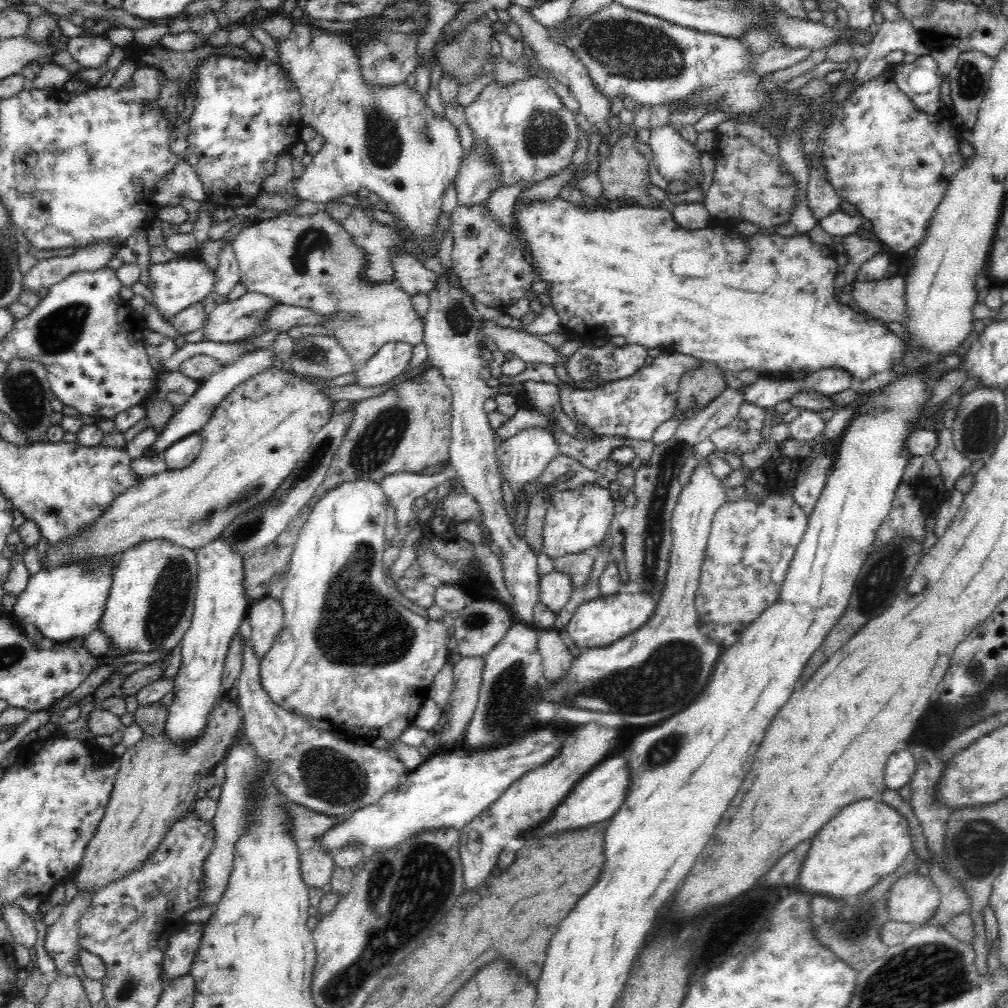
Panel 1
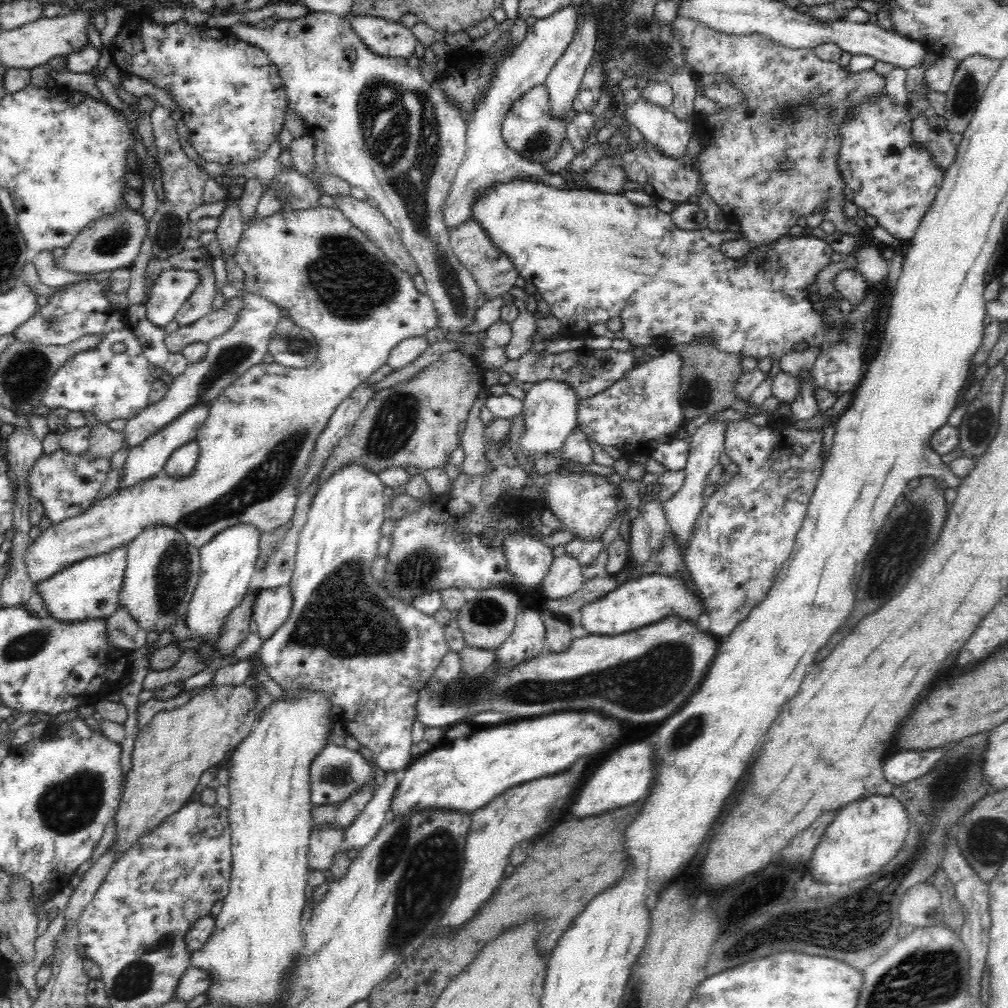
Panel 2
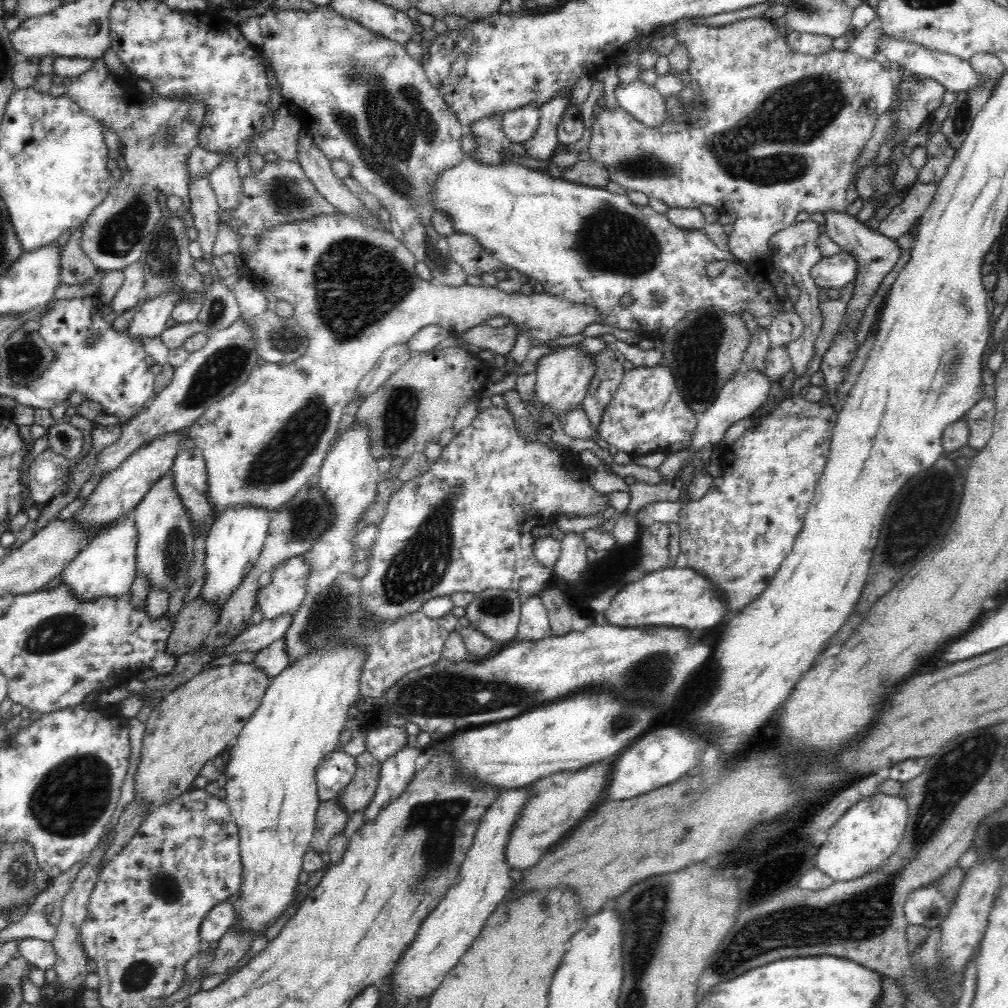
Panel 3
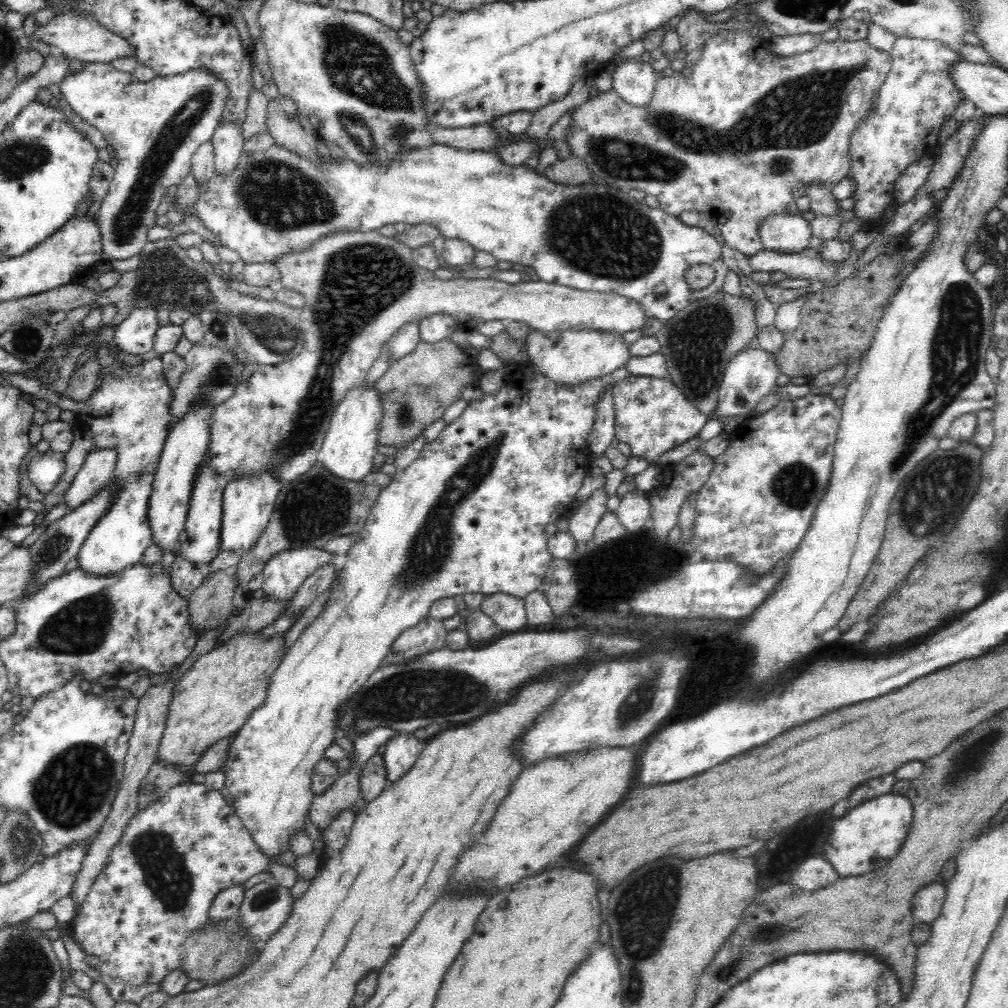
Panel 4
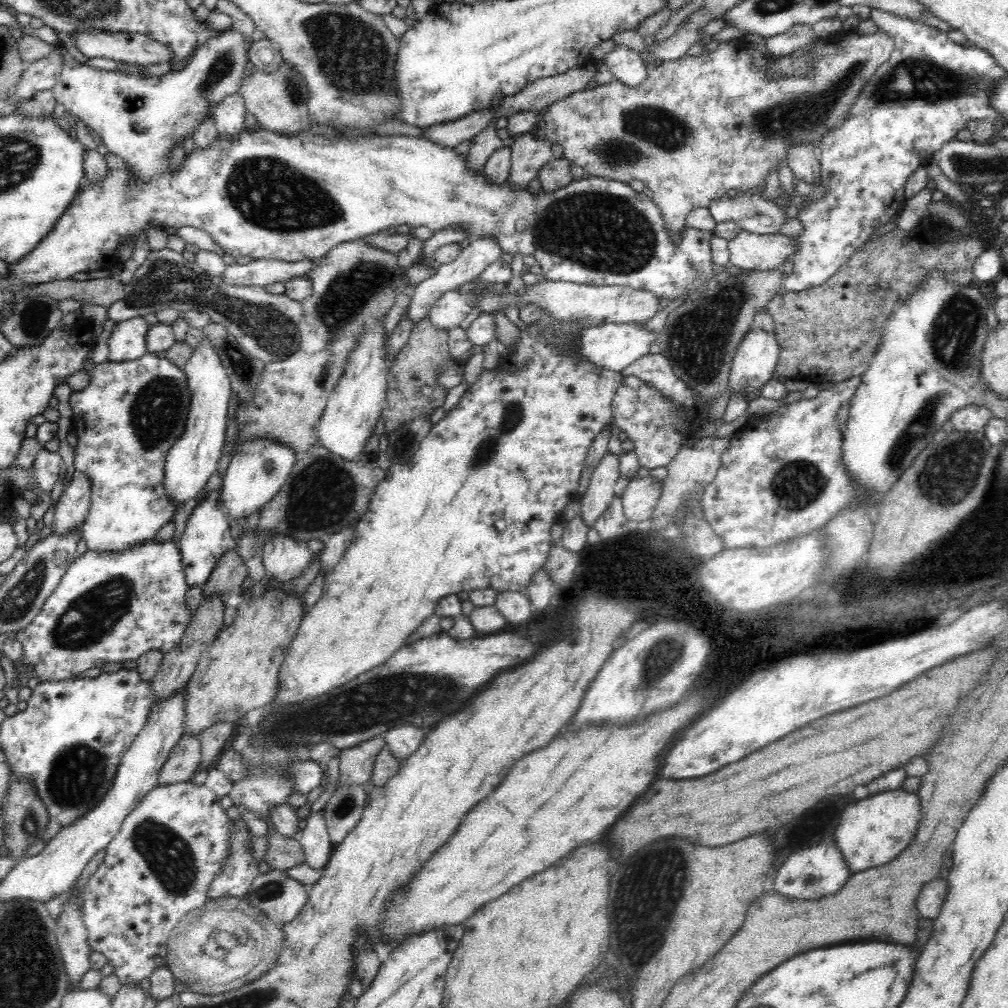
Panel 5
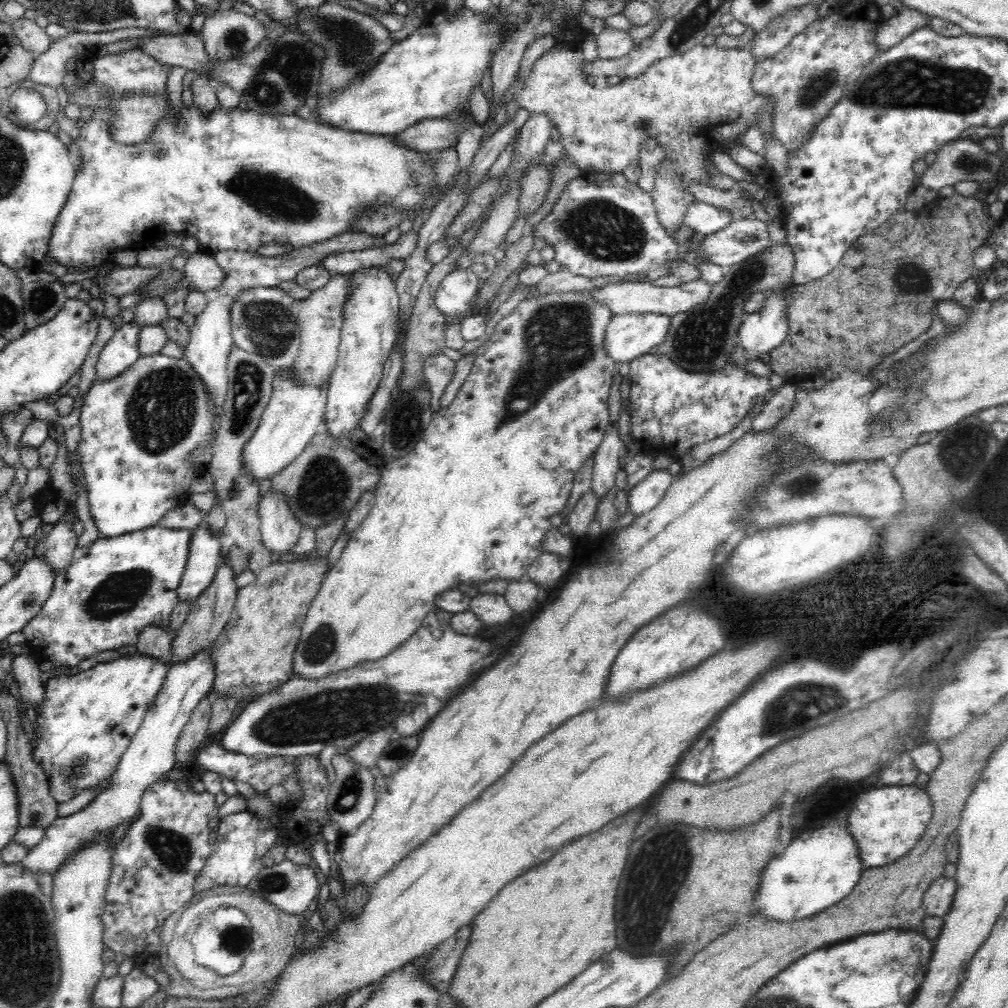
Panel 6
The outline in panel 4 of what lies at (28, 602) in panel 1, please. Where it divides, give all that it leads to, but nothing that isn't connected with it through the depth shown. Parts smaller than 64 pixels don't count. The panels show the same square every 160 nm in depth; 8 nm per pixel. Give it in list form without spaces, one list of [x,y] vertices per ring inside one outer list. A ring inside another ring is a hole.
[[[162,356],[146,360],[140,366],[126,365],[119,379],[104,377],[94,394],[85,403],[76,403],[67,395],[58,397],[54,388],[42,387],[36,379],[8,373],[5,380],[10,387],[16,387],[33,398],[44,398],[61,410],[75,412],[75,425],[88,426],[93,434],[95,450],[112,448],[117,450],[117,463],[113,474],[119,493],[111,509],[95,524],[91,533],[77,553],[78,570],[89,576],[110,577],[134,568],[143,558],[144,551],[152,545],[152,531],[148,525],[148,496],[152,480],[164,446],[170,422],[170,396],[172,388],[166,385],[162,375]]]

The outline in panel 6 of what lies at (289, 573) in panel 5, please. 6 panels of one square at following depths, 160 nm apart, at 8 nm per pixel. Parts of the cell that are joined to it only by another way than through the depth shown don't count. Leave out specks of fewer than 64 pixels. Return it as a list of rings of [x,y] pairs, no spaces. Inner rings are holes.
[[[267,493],[259,501],[260,532],[265,547],[280,556],[280,560],[289,558],[292,548],[297,544],[302,527],[296,521],[282,493]]]

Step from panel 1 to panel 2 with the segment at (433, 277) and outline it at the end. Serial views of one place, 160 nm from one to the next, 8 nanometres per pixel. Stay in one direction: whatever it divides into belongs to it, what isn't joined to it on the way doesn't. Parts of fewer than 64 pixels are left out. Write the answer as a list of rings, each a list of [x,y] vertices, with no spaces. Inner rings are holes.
[[[336,195],[335,203],[338,209],[364,233],[376,247],[384,253],[384,256],[396,265],[398,269],[408,273],[414,278],[418,273],[416,261],[403,245],[396,229],[382,215],[375,205],[369,200],[357,200],[352,195]]]

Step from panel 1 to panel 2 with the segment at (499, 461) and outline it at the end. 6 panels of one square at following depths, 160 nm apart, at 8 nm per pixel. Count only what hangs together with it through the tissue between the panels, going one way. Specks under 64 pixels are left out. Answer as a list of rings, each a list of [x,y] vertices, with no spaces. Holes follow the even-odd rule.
[[[554,380],[536,383],[525,394],[521,412],[524,421],[523,431],[518,438],[518,444],[528,457],[534,460],[537,456],[563,450],[568,435],[577,428],[576,404],[578,404],[578,399],[572,387]]]

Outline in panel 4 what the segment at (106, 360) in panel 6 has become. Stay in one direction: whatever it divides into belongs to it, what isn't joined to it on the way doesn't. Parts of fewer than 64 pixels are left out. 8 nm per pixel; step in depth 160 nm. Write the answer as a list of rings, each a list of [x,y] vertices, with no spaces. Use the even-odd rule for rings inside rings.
[[[134,308],[116,327],[114,342],[128,354],[144,355],[154,348],[156,331],[161,327],[158,310]]]

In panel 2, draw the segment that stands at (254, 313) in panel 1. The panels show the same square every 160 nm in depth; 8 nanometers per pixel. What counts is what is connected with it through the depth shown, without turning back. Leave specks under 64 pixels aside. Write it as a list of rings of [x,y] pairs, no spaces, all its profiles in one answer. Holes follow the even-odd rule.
[[[240,294],[226,300],[222,308],[212,308],[200,320],[191,325],[180,326],[178,330],[164,337],[168,353],[181,353],[181,350],[195,342],[209,343],[212,339],[226,334],[239,317],[243,309],[243,298]]]

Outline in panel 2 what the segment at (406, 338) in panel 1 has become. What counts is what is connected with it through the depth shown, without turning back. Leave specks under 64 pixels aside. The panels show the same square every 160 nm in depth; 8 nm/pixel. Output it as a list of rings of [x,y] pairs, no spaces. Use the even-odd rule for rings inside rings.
[[[310,208],[307,210],[291,210],[284,209],[281,213],[268,216],[267,218],[256,219],[249,228],[244,228],[241,234],[240,242],[238,243],[237,253],[234,256],[236,263],[245,273],[245,281],[243,283],[243,291],[248,291],[252,294],[260,295],[262,298],[272,301],[281,308],[286,308],[290,313],[290,318],[293,324],[309,330],[315,337],[319,346],[320,356],[316,360],[316,364],[308,365],[305,369],[284,368],[277,363],[265,364],[260,362],[254,366],[250,366],[242,376],[235,378],[226,388],[222,389],[220,396],[215,401],[210,402],[208,410],[208,418],[205,418],[204,424],[197,432],[195,441],[199,444],[200,454],[194,468],[190,470],[188,476],[184,478],[174,478],[167,474],[162,469],[148,480],[142,480],[134,486],[128,488],[118,488],[114,490],[110,496],[106,496],[102,500],[94,503],[84,514],[76,515],[72,518],[67,518],[58,524],[51,525],[45,532],[41,533],[39,537],[28,547],[28,554],[26,556],[26,567],[28,567],[28,575],[30,581],[34,585],[47,580],[54,574],[65,570],[80,559],[96,558],[102,554],[108,554],[108,551],[116,550],[119,546],[127,545],[132,542],[143,530],[154,525],[164,525],[180,531],[184,535],[184,539],[192,546],[201,547],[208,544],[220,531],[226,530],[229,526],[236,526],[237,524],[248,524],[256,527],[260,533],[268,533],[286,522],[289,522],[293,517],[296,498],[296,480],[300,476],[300,472],[304,470],[304,466],[308,464],[310,452],[314,450],[316,438],[318,434],[326,428],[326,424],[336,407],[347,397],[350,393],[370,374],[376,372],[382,365],[387,364],[389,353],[392,348],[400,344],[405,338],[416,338],[425,336],[425,334],[438,326],[438,317],[432,305],[432,299],[428,297],[427,293],[420,293],[414,286],[413,278],[408,273],[398,269],[393,265],[380,247],[376,247],[368,237],[356,226],[350,223],[350,220],[342,214],[337,208]]]

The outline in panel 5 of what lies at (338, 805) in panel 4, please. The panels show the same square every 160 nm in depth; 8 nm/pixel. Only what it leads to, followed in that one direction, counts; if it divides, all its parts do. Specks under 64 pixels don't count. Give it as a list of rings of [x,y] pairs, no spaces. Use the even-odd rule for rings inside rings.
[[[378,736],[361,742],[358,746],[344,749],[339,755],[337,788],[366,784],[372,774],[376,754],[384,745],[384,737]]]

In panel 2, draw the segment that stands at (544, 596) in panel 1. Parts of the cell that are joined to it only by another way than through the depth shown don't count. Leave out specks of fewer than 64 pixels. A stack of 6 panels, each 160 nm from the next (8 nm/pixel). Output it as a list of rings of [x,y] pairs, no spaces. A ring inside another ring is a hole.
[[[570,556],[554,558],[550,571],[541,581],[541,590],[548,599],[561,599],[575,594],[585,584],[582,568]]]

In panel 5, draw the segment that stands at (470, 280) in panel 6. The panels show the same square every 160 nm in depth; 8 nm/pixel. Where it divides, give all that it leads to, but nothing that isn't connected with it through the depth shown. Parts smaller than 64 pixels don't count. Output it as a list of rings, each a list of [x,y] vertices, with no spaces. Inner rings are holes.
[[[454,289],[445,292],[432,305],[428,317],[432,327],[449,332],[453,328],[458,328],[470,311],[466,297],[458,289]]]

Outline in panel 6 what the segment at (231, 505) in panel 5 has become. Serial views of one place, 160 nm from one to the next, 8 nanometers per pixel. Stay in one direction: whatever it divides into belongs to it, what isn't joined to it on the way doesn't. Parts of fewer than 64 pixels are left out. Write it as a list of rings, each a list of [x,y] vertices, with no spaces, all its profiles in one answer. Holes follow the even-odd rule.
[[[284,373],[275,375],[272,386],[270,402],[262,413],[258,428],[244,444],[240,458],[246,469],[246,475],[254,479],[254,483],[265,479],[271,480],[304,452],[316,434],[316,428],[322,424],[326,408],[328,385],[323,387],[300,385],[294,381],[294,377]]]

